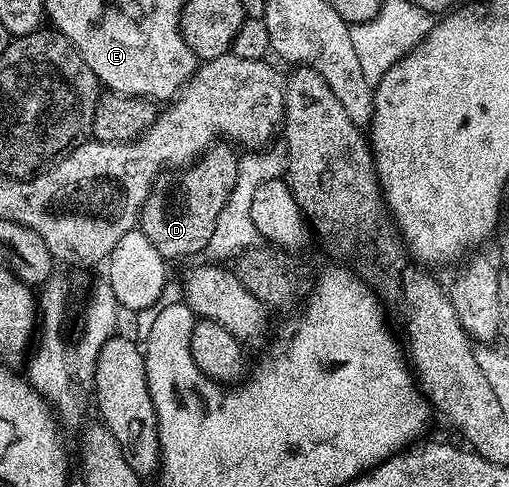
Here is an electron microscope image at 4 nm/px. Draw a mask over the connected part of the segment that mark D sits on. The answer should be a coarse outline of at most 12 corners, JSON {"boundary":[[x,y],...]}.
{"boundary":[[228,143],[158,183],[139,229],[166,261],[204,253],[235,190]]}

